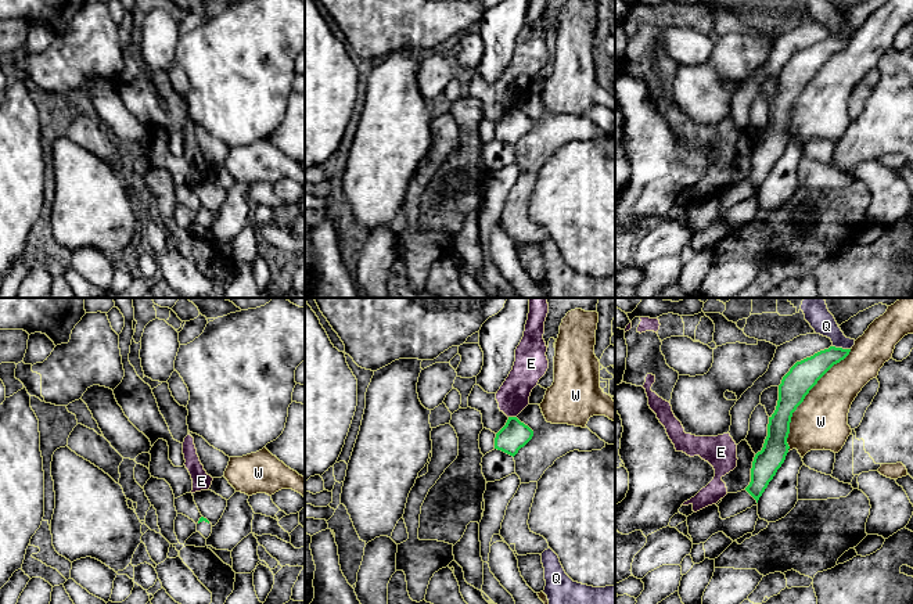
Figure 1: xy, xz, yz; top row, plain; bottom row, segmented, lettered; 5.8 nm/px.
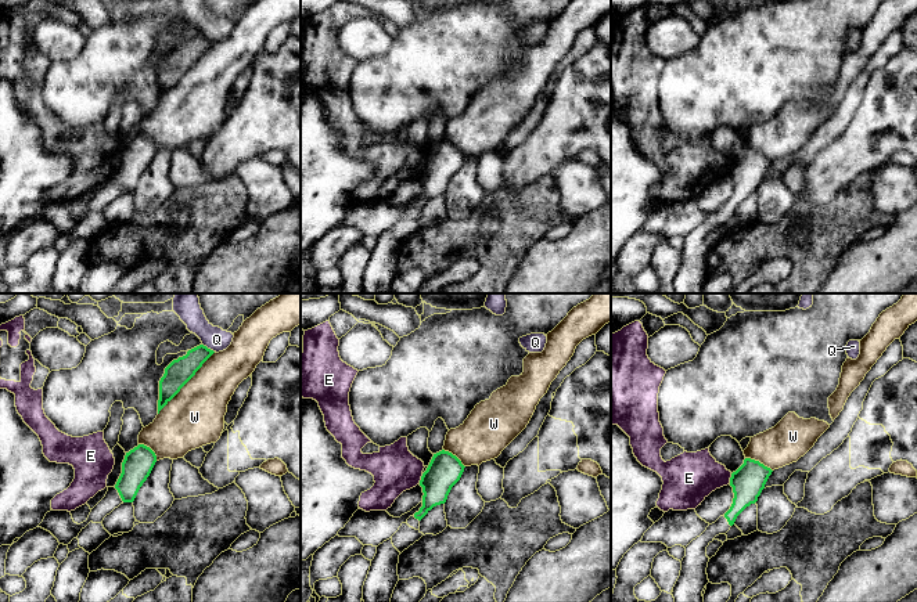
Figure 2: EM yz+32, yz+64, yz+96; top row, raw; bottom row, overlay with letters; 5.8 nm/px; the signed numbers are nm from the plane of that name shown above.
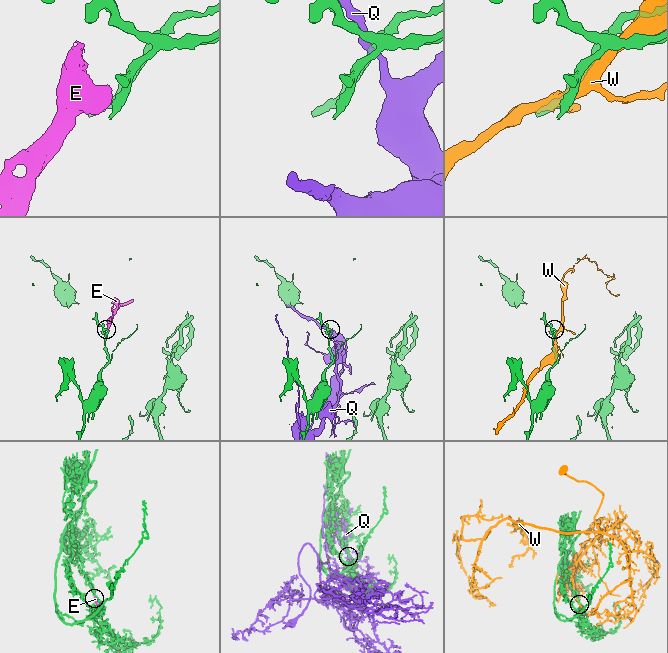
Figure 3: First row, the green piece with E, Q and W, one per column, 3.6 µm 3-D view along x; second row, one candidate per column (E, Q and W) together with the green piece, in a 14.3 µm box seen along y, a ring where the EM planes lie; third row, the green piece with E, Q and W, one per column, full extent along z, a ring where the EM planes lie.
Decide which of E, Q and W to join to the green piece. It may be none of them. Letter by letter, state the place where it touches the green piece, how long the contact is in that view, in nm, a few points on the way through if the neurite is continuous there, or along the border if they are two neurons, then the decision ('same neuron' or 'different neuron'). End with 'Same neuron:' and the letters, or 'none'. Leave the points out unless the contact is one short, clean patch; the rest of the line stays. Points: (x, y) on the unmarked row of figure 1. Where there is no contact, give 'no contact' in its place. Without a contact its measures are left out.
E: xz (513, 107) | 50 nm | along xz (509, 105), (516, 107) | different neuron
Q: yz (841, 38) | 110 nm | different neuron
W: yz (804, 87) | 700 nm | different neuron
Same neuron: none

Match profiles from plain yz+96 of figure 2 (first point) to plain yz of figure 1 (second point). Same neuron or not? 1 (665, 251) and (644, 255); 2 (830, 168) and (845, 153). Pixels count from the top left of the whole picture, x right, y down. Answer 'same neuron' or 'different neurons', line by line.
1: different neurons
2: same neuron

